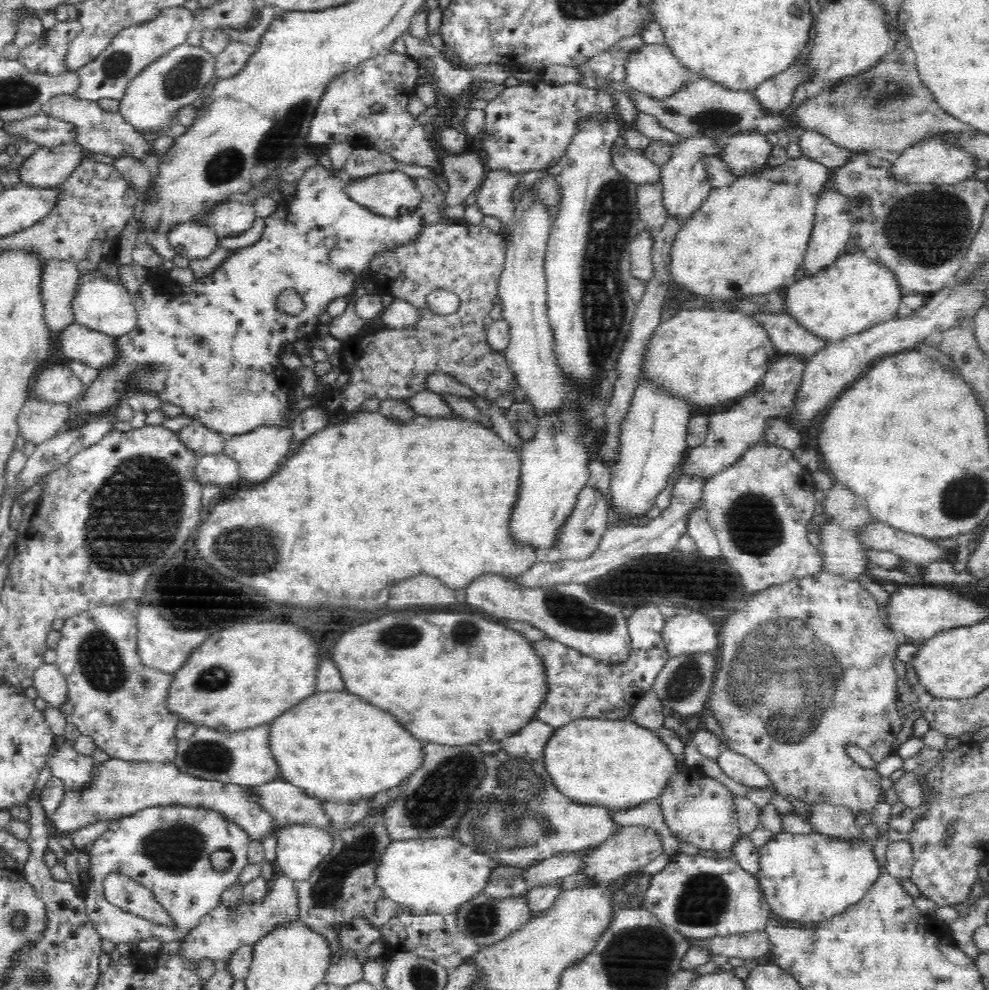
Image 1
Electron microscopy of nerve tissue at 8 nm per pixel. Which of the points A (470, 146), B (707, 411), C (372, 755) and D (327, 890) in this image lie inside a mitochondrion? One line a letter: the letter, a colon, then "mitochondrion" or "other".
A: other
B: other
C: other
D: mitochondrion

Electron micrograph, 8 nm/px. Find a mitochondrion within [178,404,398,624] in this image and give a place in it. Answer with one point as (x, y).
(254, 552)

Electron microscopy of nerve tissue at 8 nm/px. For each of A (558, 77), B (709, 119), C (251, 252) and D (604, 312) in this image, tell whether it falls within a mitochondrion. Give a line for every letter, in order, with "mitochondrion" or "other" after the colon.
A: other
B: mitochondrion
C: other
D: mitochondrion

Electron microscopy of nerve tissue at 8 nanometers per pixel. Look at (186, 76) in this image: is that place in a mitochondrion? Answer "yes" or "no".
yes

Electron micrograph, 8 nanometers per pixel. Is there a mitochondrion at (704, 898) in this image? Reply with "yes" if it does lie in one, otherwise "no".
yes

